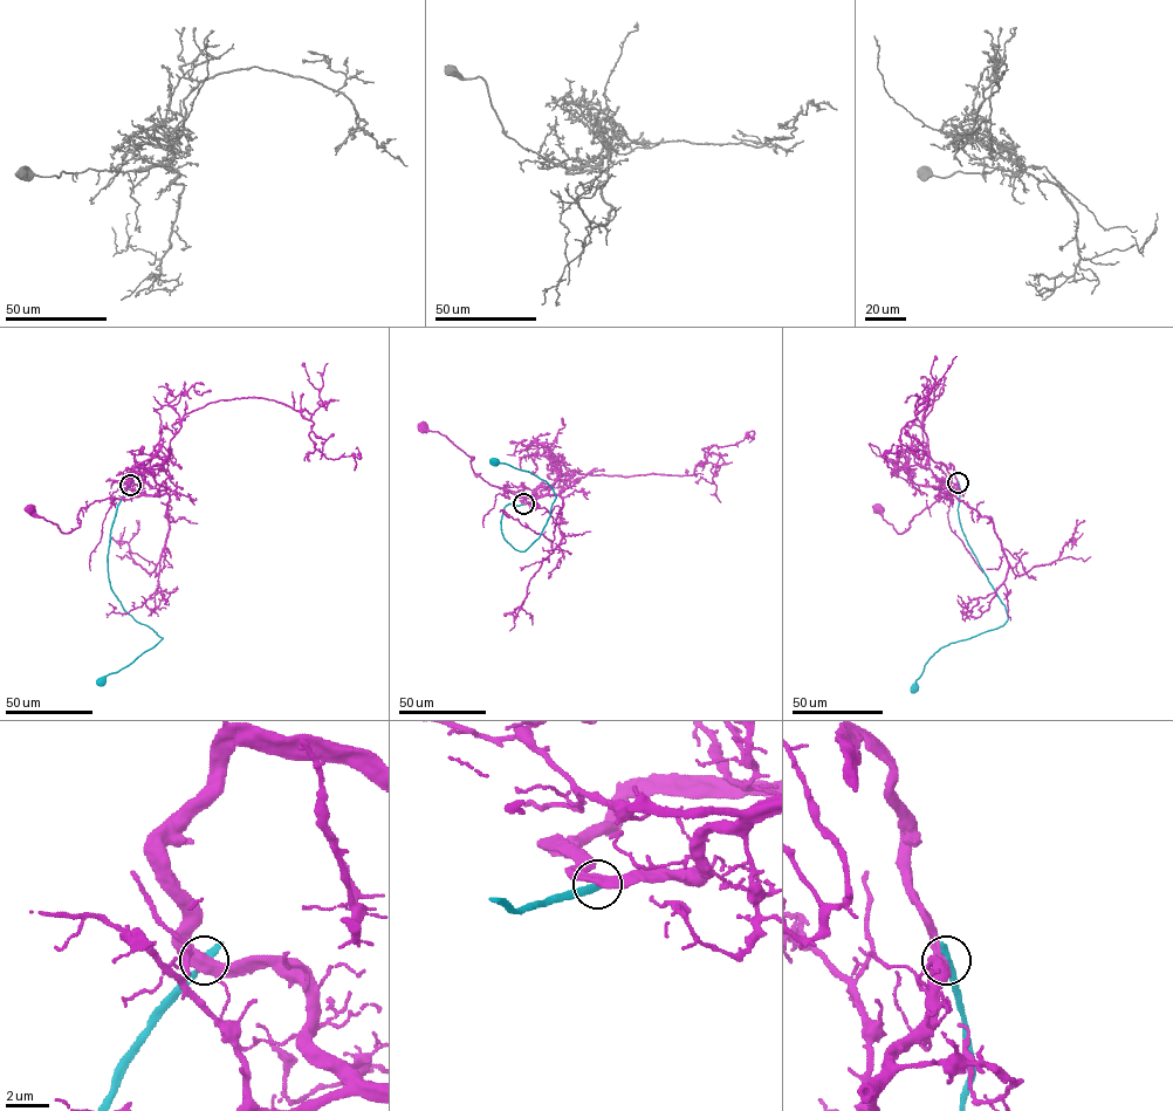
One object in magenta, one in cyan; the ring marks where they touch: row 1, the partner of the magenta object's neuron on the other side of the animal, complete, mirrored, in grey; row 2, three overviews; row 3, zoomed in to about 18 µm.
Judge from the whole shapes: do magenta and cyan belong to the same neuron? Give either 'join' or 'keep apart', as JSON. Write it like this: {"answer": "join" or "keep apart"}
{"answer": "keep apart"}

